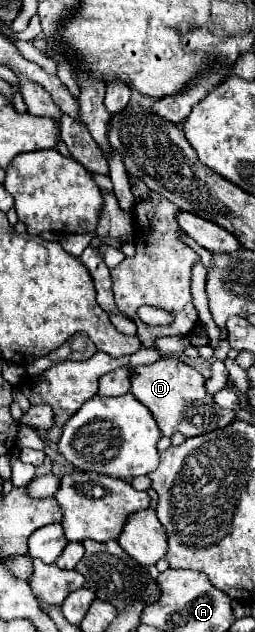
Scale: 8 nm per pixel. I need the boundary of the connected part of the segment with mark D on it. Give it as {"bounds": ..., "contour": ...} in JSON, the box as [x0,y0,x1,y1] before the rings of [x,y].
{"bounds":[131,355,235,437],"contour":[[[163,355],[159,361],[143,367],[131,367],[131,393],[139,399],[157,421],[161,433],[171,437],[175,431],[183,433],[185,437],[195,437],[219,429],[235,419],[235,411],[221,409],[215,405],[213,397],[205,391],[203,375],[193,369],[191,365],[183,363],[179,357]]]}

